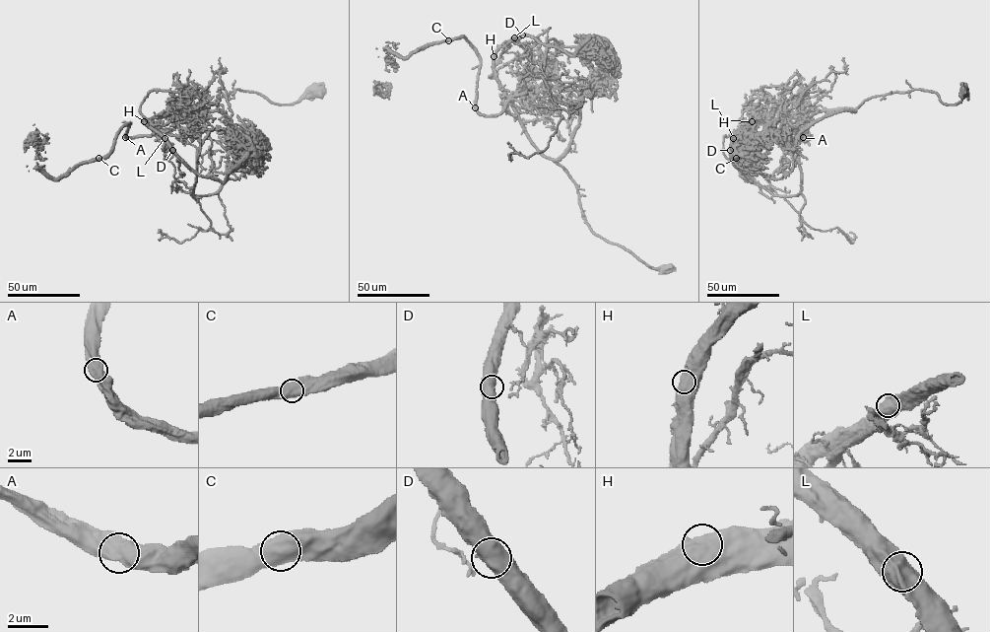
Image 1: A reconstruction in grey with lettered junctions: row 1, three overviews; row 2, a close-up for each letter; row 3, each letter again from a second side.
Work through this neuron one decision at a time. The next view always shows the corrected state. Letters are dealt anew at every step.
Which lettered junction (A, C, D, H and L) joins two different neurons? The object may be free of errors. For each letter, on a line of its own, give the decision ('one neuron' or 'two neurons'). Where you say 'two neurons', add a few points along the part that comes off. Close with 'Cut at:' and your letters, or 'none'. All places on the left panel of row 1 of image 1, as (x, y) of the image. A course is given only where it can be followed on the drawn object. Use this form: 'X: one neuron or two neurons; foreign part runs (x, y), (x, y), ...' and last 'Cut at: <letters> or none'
A: one neuron
C: one neuron
D: one neuron
H: one neuron
L: one neuron
Cut at: none

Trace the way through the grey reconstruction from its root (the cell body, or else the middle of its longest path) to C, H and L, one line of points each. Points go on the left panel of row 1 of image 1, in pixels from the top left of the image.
C: (315, 89), (281, 105), (235, 90), (204, 107), (171, 111), (150, 135), (126, 137), (127, 123), (98, 158)
H: (315, 89), (308, 90), (296, 102), (281, 105), (257, 93), (235, 90), (204, 107), (164, 111), (144, 121)
L: (315, 89), (281, 105), (235, 90), (204, 107), (164, 111), (144, 121), (164, 138)

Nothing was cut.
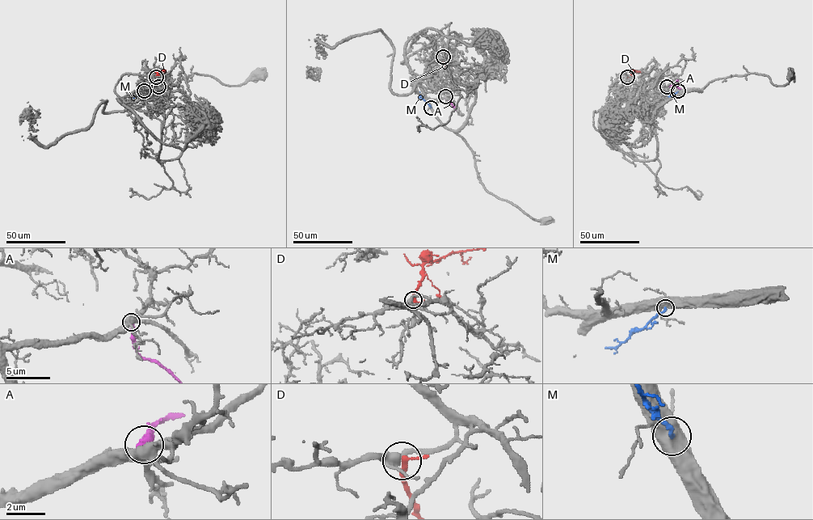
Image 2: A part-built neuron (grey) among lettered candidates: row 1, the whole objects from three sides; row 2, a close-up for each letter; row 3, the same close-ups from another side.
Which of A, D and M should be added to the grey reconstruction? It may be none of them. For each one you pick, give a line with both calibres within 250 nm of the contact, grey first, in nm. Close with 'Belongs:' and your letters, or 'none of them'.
Belongs: none of them

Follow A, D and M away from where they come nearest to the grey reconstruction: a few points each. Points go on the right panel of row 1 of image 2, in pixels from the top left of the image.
A: (667, 86), (675, 84), (680, 88)
D: (627, 77), (636, 70), (640, 72)
M: (678, 90), (671, 96), (662, 95)

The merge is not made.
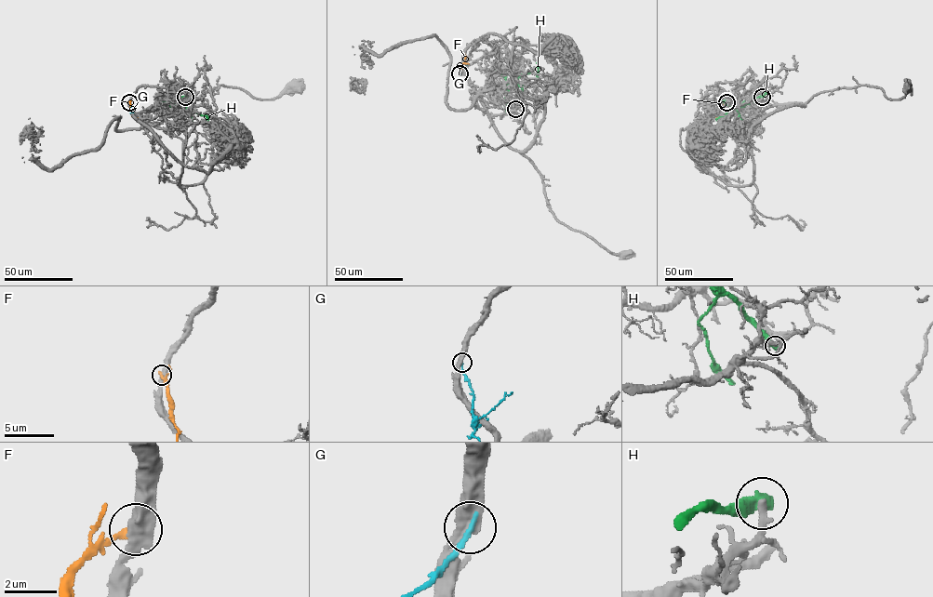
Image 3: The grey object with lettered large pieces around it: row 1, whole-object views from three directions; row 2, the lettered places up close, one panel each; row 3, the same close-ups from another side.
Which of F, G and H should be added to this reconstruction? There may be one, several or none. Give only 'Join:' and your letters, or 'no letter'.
Join: no letter

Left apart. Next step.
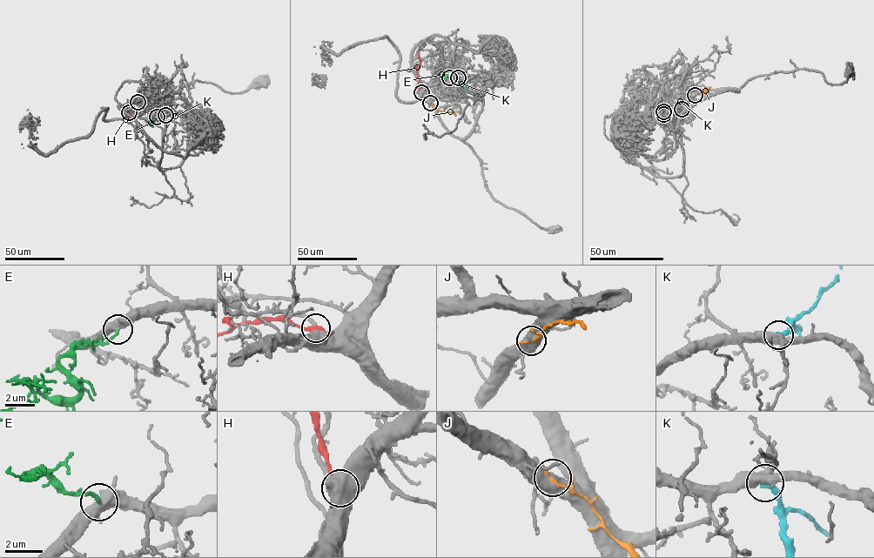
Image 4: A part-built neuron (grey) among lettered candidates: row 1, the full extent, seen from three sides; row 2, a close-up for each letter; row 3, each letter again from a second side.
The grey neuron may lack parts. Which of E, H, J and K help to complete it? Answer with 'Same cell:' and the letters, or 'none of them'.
Same cell: K

